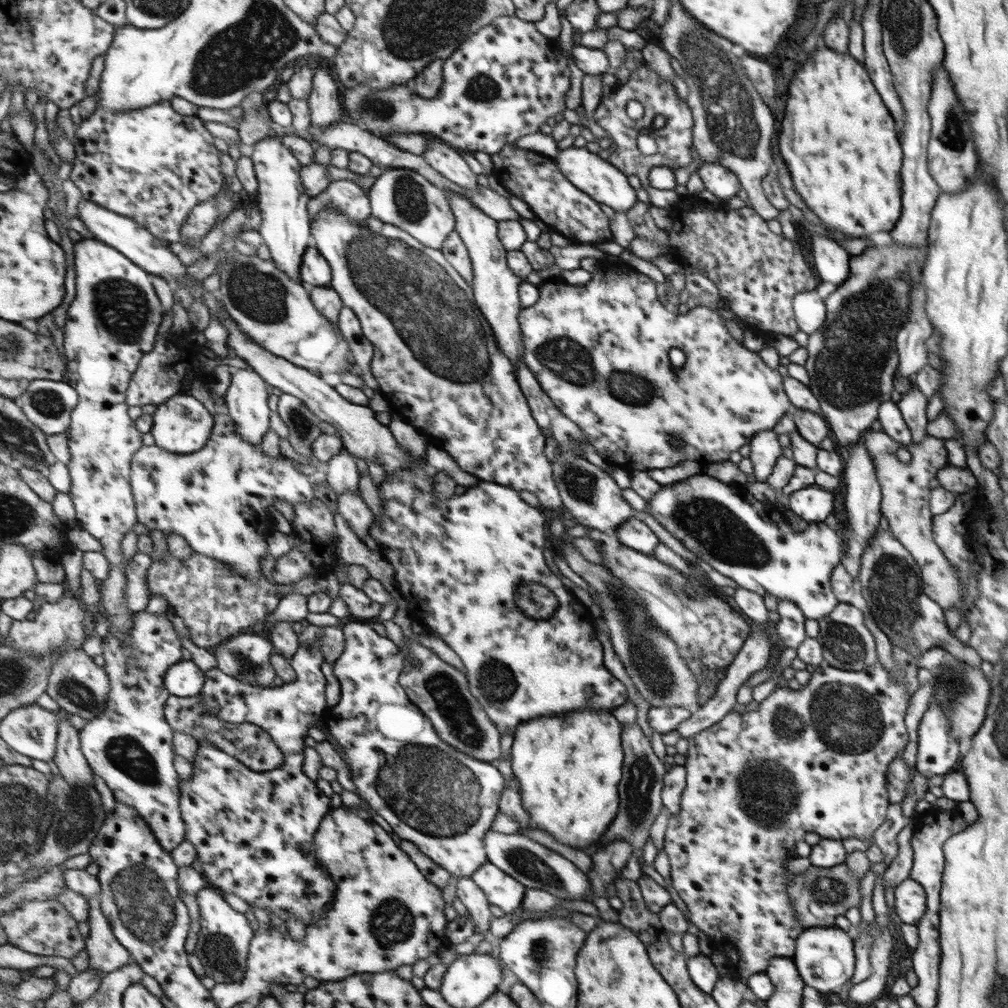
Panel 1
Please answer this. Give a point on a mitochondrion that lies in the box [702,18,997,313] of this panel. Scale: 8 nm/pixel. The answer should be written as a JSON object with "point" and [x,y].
{"point":[953,134]}

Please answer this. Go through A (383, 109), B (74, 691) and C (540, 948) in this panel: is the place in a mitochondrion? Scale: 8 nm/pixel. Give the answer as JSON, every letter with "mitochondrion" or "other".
{"A":"mitochondrion","B":"mitochondrion","C":"mitochondrion"}

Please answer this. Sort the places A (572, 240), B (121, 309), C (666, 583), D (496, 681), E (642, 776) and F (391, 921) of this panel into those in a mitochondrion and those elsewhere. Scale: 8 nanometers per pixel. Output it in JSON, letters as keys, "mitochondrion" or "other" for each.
{"A":"other","B":"mitochondrion","C":"mitochondrion","D":"mitochondrion","E":"mitochondrion","F":"mitochondrion"}

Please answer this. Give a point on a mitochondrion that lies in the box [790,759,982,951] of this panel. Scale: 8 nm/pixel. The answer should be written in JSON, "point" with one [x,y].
{"point":[829,890]}

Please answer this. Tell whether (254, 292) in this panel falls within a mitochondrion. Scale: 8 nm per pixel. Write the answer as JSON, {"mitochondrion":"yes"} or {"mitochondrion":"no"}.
{"mitochondrion":"yes"}

